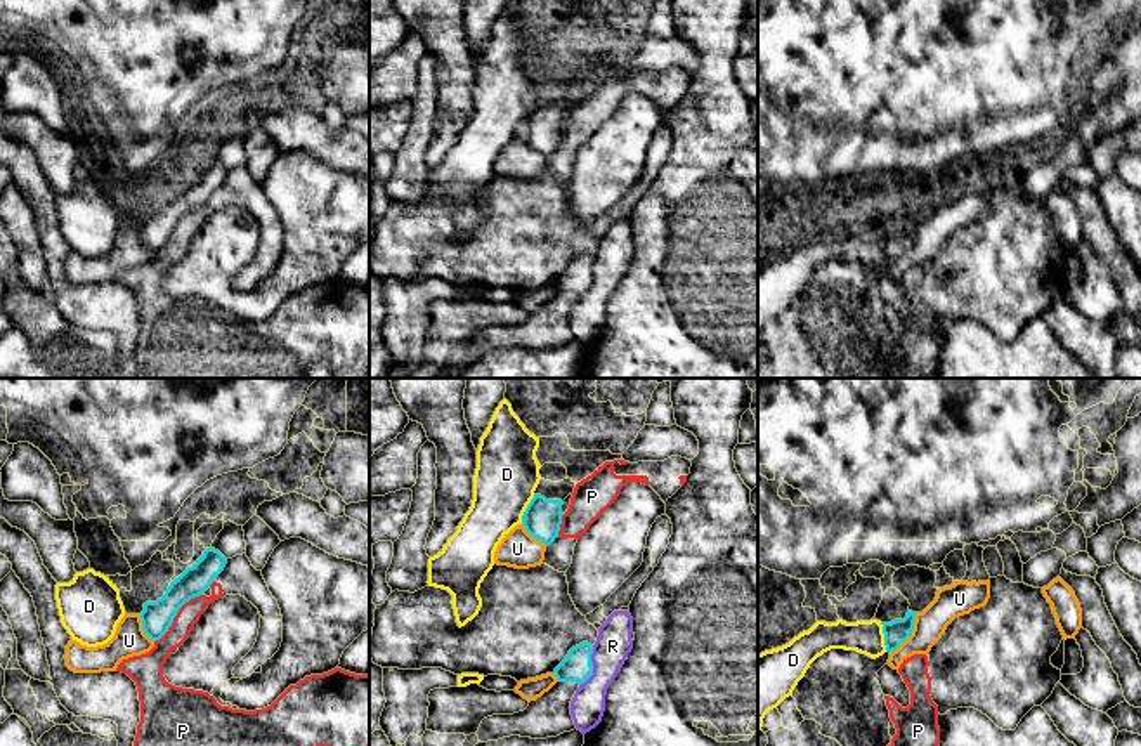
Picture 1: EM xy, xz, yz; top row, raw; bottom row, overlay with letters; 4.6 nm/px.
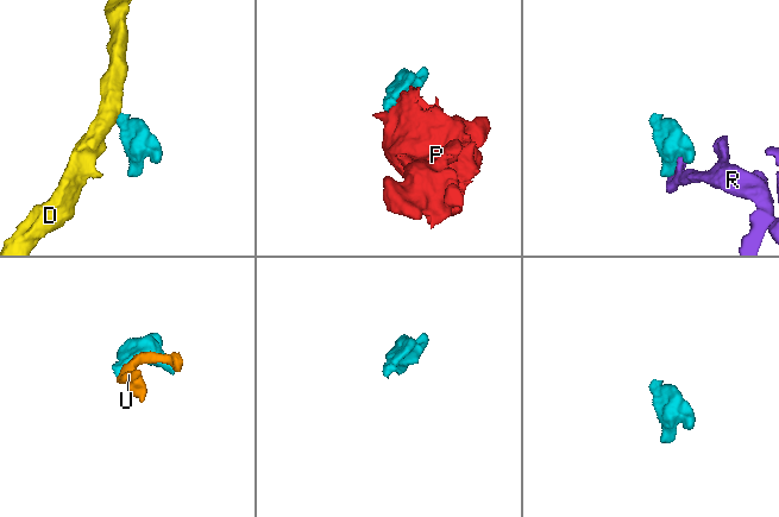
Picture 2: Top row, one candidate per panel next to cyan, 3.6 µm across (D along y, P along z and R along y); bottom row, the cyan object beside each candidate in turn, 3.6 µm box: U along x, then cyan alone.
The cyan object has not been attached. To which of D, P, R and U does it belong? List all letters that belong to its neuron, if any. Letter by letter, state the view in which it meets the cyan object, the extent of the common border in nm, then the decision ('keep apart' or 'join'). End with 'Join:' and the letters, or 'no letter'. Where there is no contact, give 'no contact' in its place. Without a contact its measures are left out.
D: xz | 150 nm | keep apart
P: xy | 320 nm | keep apart
R: xz | 200 nm | keep apart
U: yz | 240 nm | keep apart
Join: no letter

